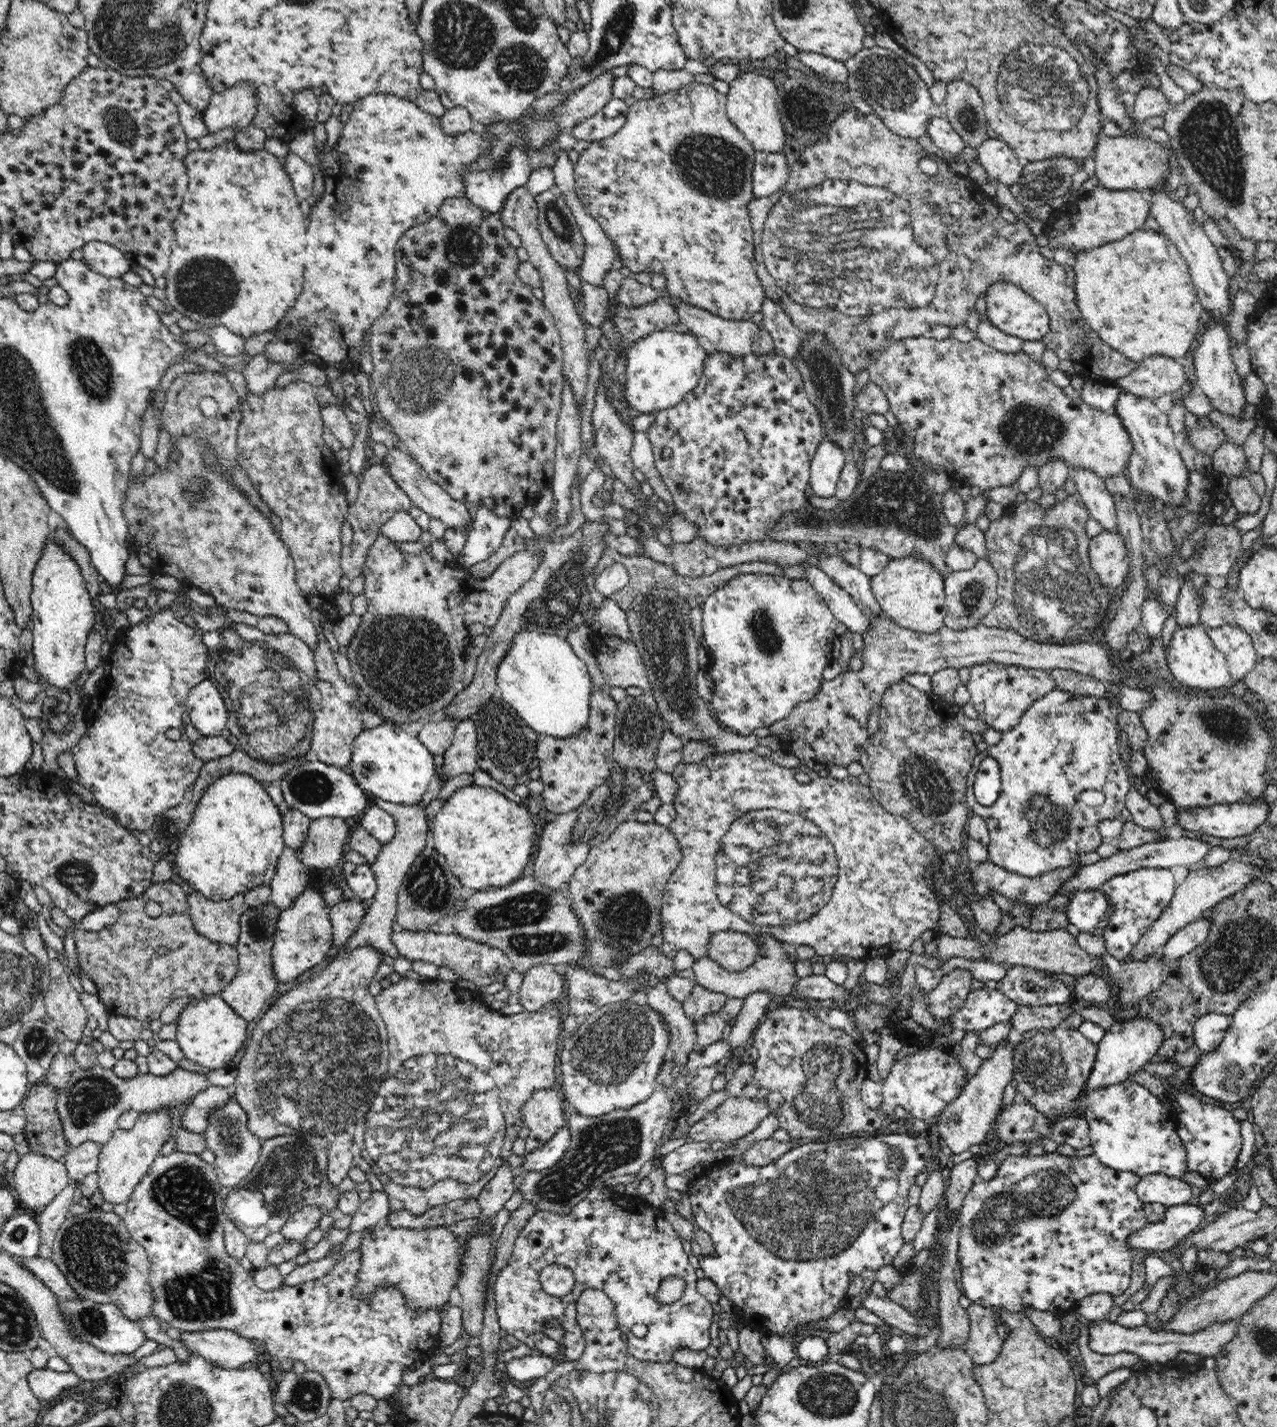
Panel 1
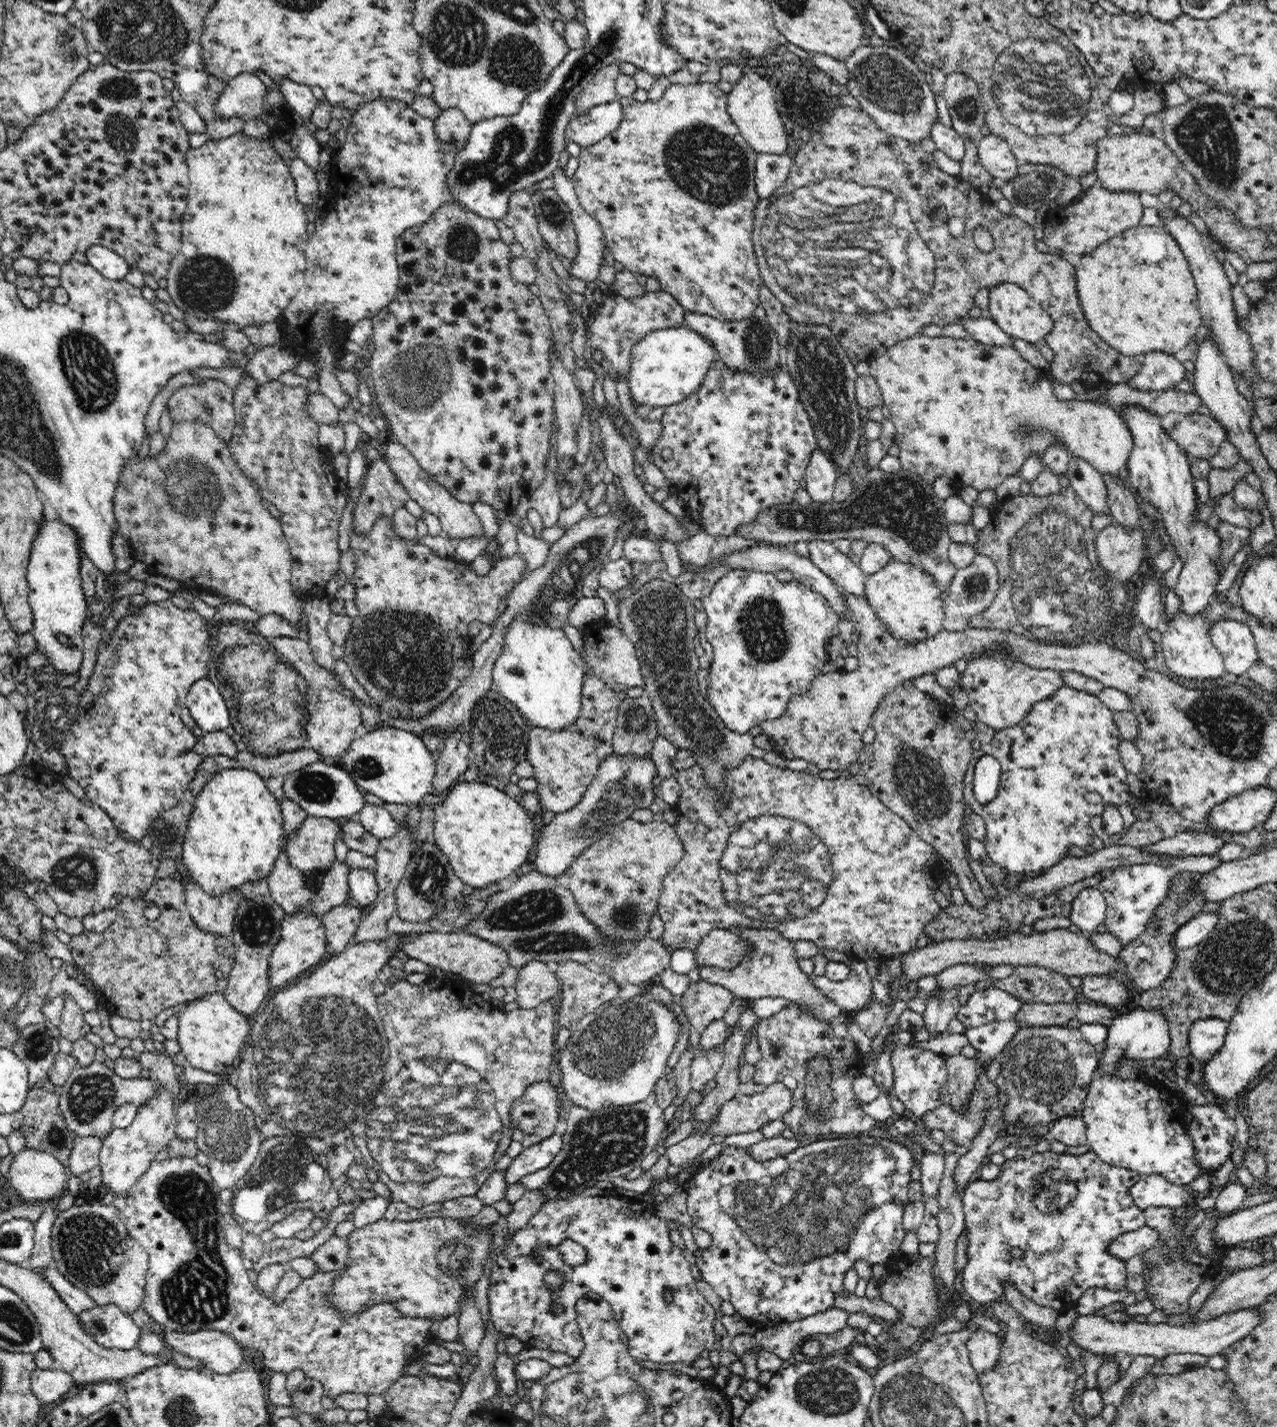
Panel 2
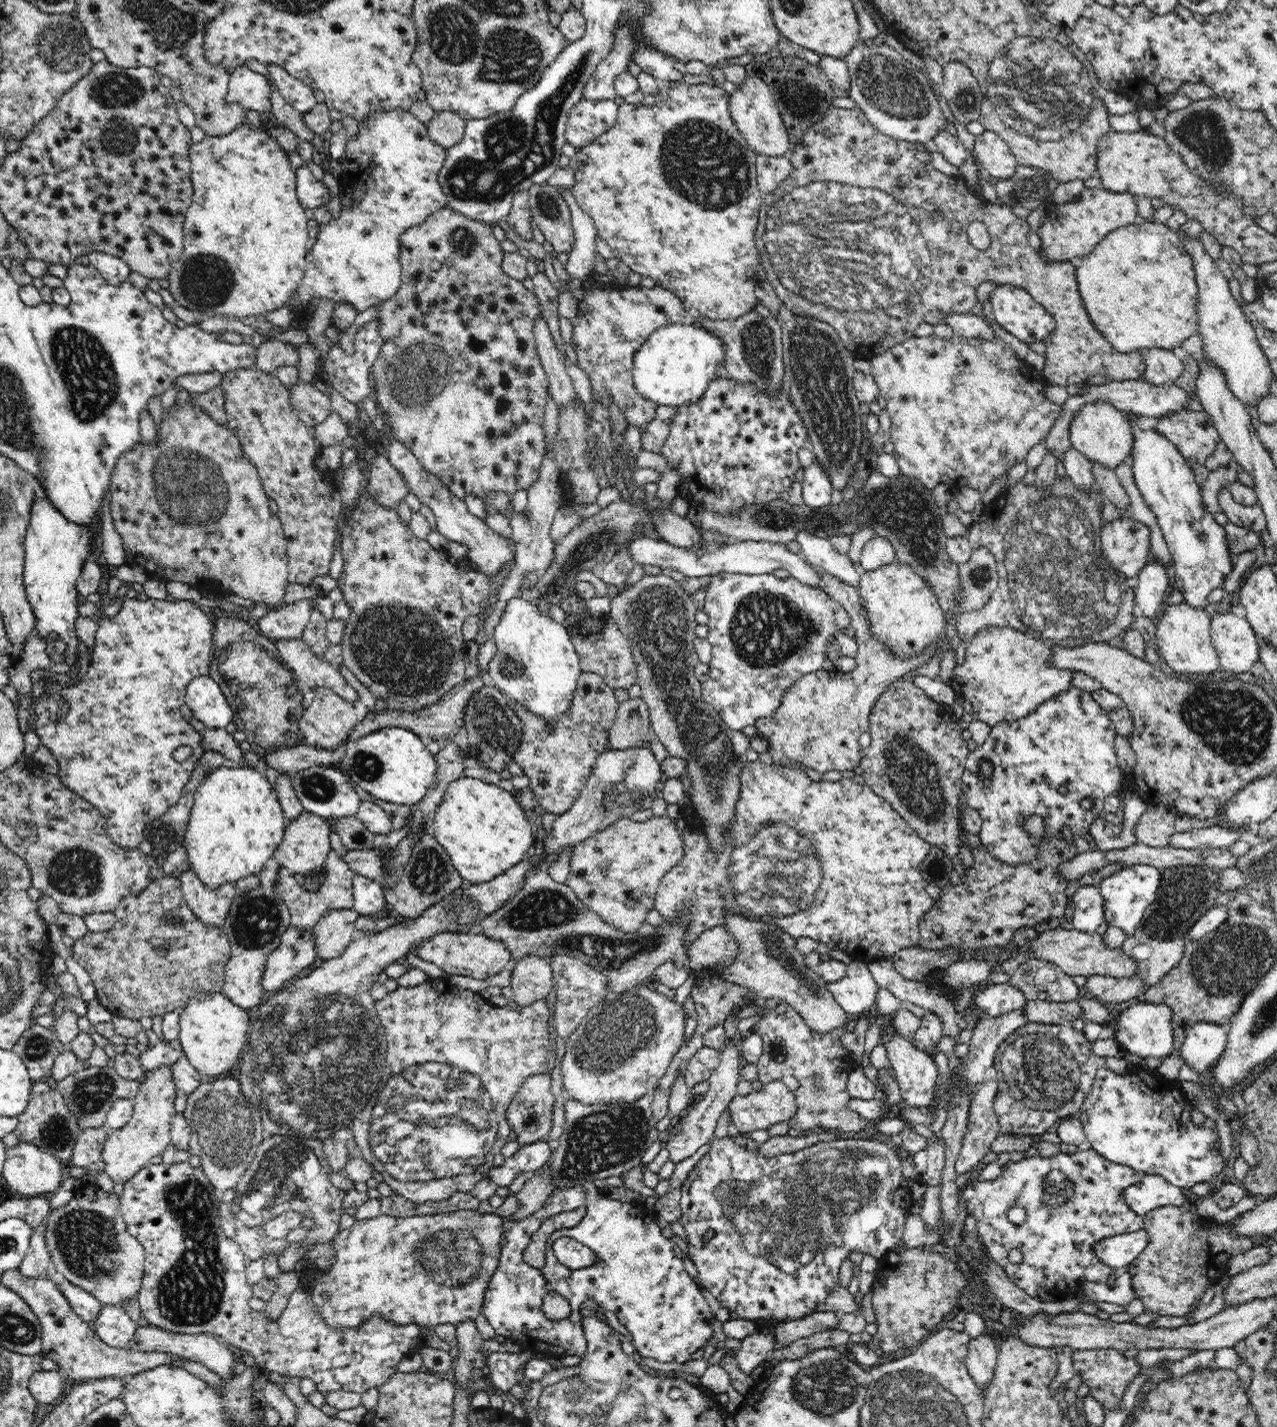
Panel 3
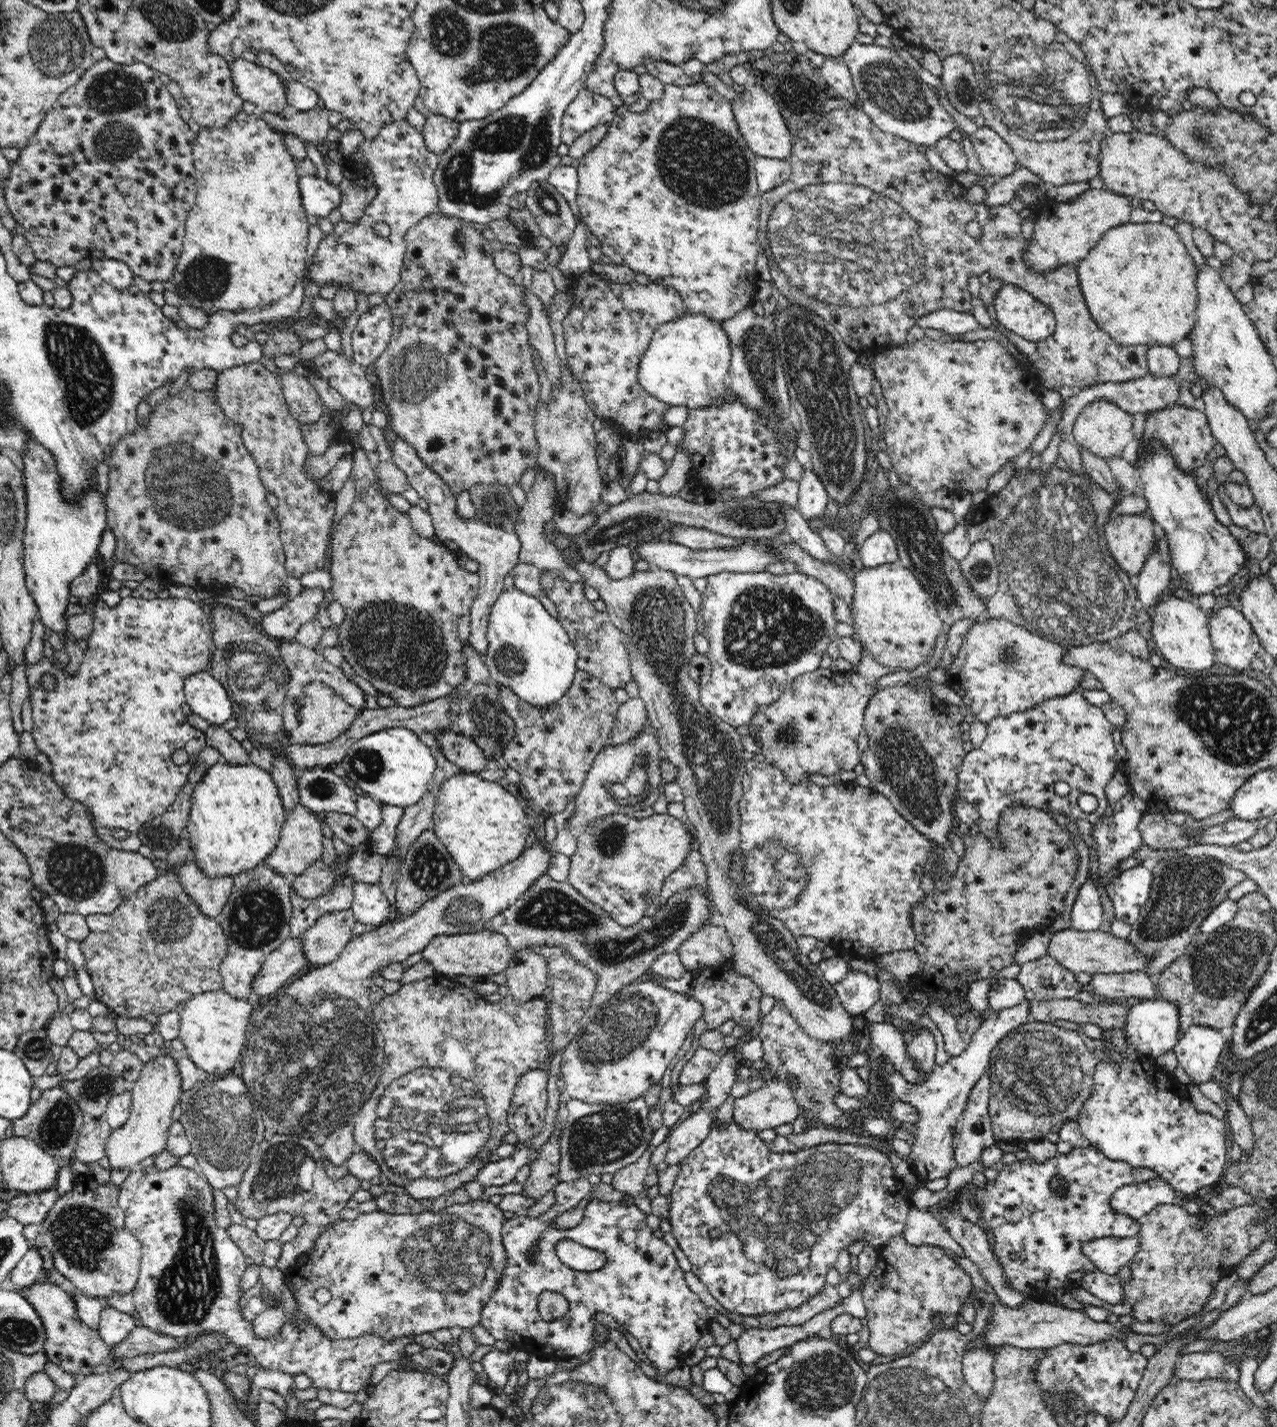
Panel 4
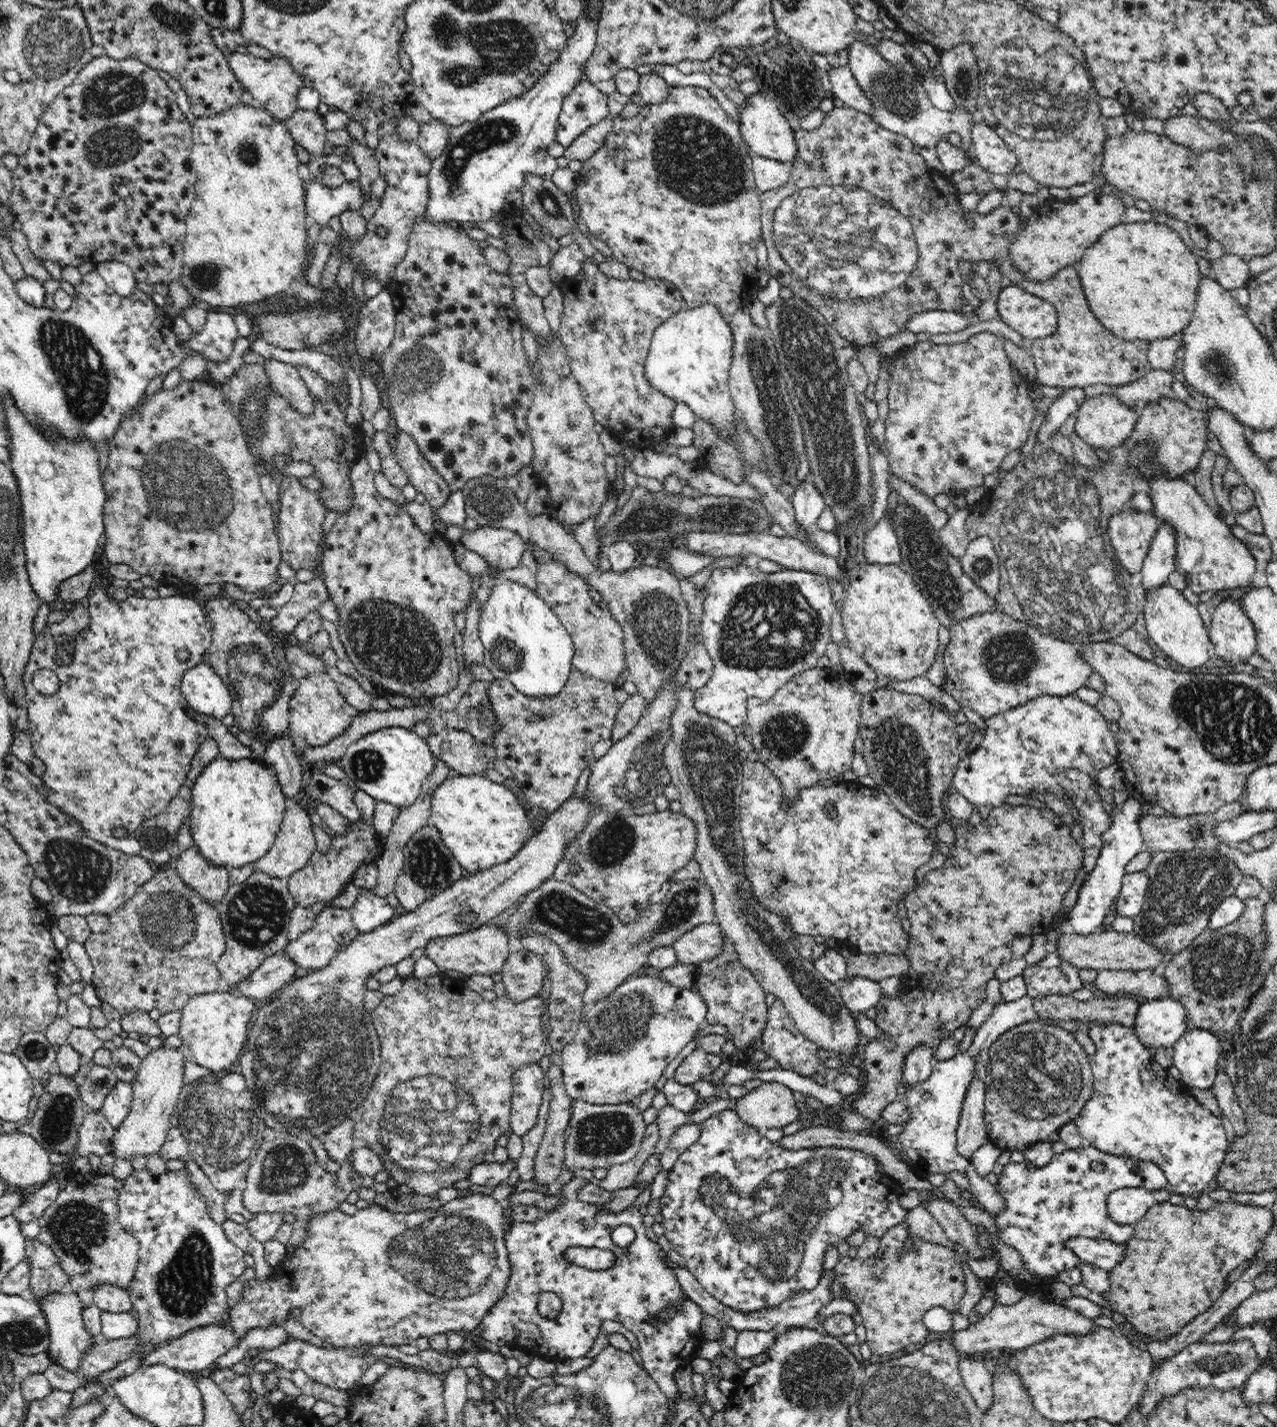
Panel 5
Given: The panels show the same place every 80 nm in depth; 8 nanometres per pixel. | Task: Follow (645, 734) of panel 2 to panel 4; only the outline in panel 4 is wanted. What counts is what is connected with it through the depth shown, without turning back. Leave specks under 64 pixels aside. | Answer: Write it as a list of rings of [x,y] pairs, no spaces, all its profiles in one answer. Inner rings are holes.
[[[630,697],[619,705],[616,720],[609,736],[608,746],[618,746],[637,737],[648,724],[644,701]]]

